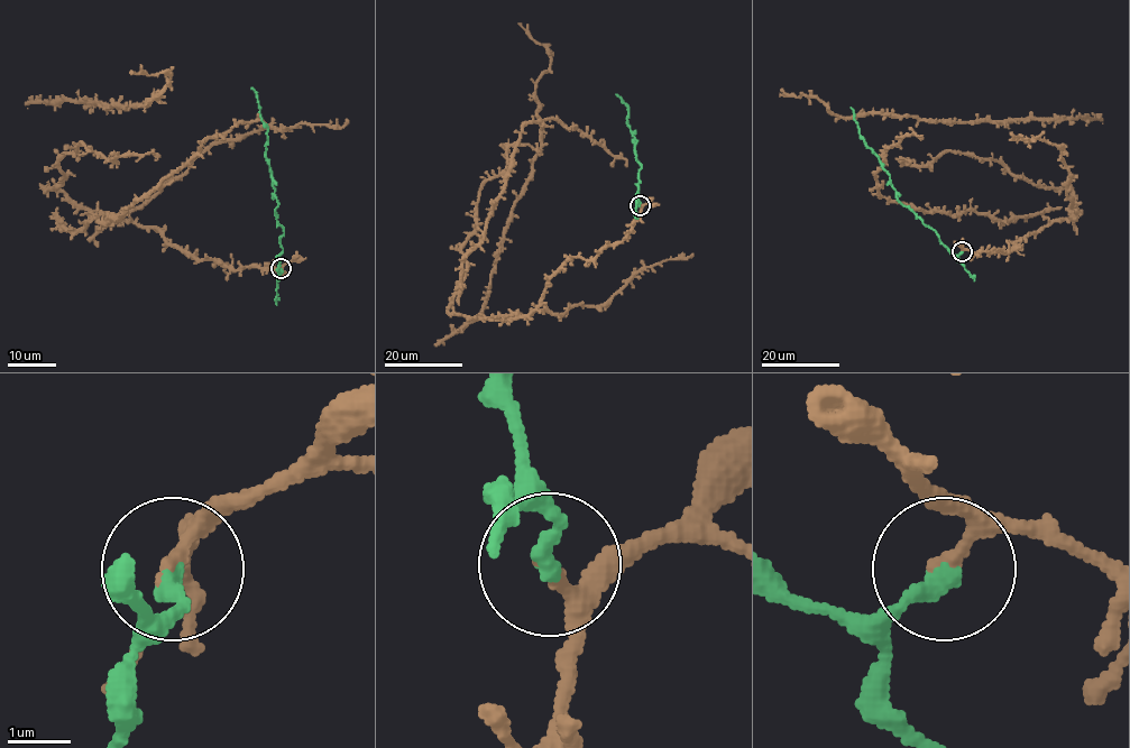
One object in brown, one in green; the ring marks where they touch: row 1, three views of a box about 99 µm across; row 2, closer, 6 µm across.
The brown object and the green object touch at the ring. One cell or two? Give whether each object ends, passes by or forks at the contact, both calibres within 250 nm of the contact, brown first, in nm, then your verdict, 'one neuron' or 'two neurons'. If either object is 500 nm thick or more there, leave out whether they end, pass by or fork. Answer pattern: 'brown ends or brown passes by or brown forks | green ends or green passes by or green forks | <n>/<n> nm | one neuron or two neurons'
brown ends | green ends | 240/280 nm | two neurons

